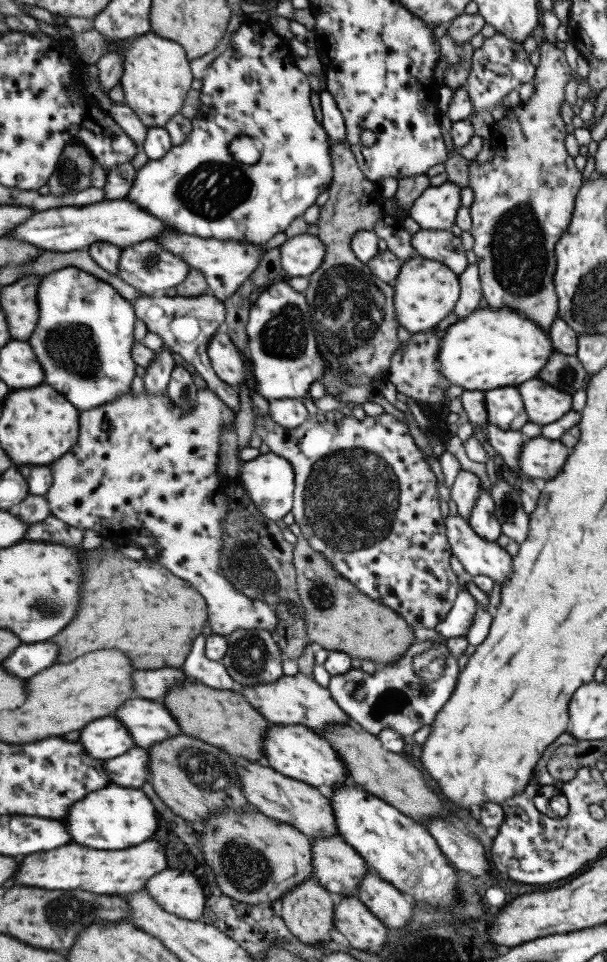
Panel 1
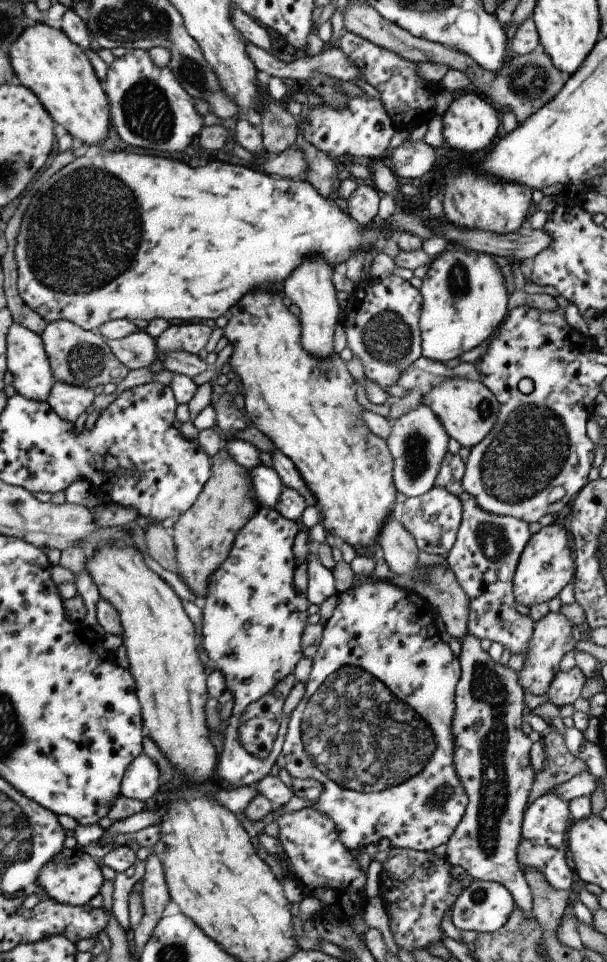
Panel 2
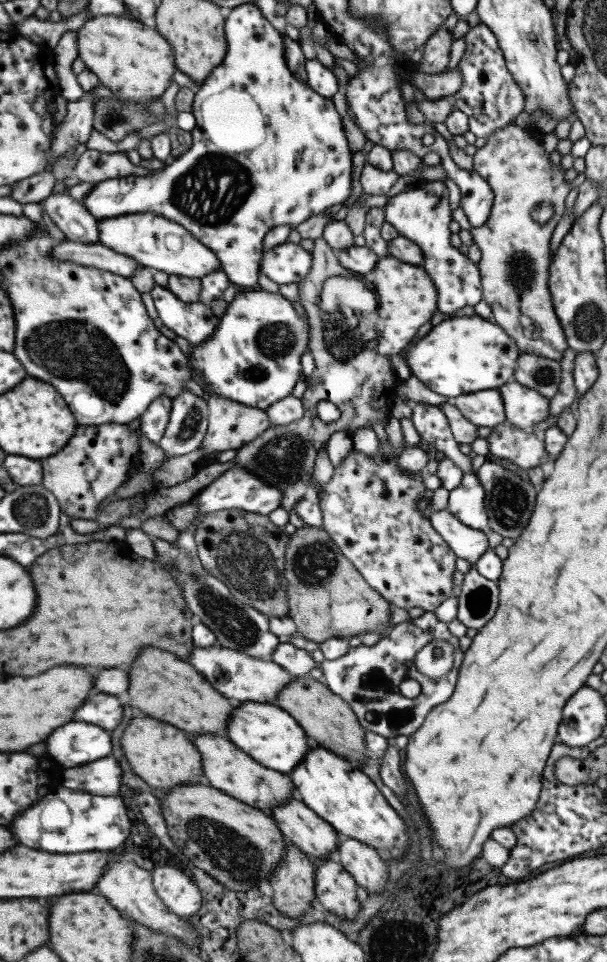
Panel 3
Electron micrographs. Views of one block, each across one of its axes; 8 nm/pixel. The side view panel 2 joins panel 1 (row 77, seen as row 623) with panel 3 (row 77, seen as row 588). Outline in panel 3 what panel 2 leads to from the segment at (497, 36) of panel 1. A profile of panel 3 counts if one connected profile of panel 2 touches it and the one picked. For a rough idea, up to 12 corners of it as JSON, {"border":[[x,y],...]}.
{"border":[[480,22],[464,38],[452,96],[484,138],[522,112],[525,96],[496,35]]}

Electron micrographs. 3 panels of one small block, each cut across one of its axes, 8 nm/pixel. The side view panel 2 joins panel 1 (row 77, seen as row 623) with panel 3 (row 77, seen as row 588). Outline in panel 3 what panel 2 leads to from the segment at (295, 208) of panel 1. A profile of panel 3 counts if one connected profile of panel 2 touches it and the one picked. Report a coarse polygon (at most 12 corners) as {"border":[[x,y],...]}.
{"border":[[254,3],[225,18],[192,146],[95,183],[97,219],[177,222],[257,288],[276,226],[344,204],[331,98]]}

